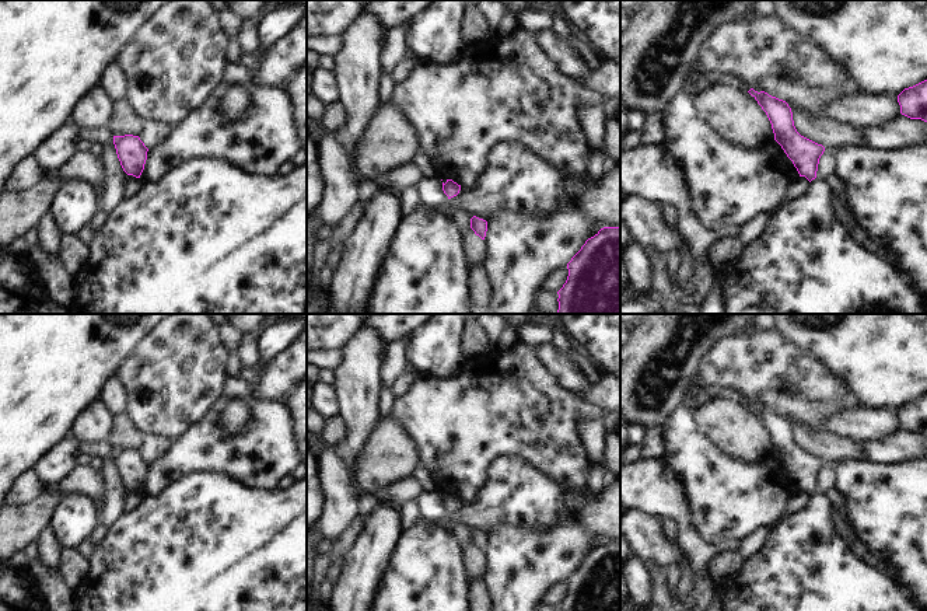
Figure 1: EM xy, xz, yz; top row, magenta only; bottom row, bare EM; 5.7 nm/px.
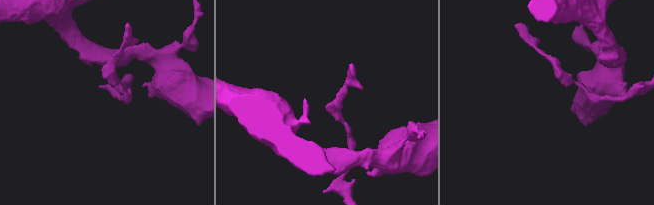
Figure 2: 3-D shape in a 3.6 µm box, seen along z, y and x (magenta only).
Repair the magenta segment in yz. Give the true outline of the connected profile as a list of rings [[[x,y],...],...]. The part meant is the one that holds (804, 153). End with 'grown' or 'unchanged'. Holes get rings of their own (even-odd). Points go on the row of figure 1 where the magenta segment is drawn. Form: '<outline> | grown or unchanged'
[[[751,88],[748,92],[766,112],[772,123],[774,140],[793,161],[800,177],[805,177],[809,182],[815,179],[819,158],[823,154],[825,147],[797,132],[791,108],[786,101],[772,97],[765,91],[758,92],[753,88]]] | unchanged

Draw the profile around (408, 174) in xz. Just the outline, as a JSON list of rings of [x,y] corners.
[[[406,163],[389,172],[379,175],[372,182],[377,188],[393,186],[396,191],[402,191],[410,185],[417,185],[419,178],[421,177],[419,168],[412,163]]]

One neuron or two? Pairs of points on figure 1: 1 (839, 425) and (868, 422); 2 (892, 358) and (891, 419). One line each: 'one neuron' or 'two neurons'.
1: one neuron
2: two neurons

